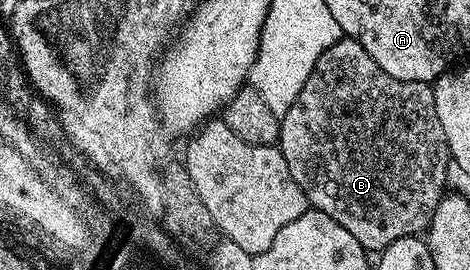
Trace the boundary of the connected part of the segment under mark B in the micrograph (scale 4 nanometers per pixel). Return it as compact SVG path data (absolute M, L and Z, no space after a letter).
M345 36L339 38L336 44L332 44L332 48L325 50L320 60L316 60L316 68L312 68L308 80L304 80L300 96L296 96L293 104L286 108L286 113L281 115L276 145L288 163L288 172L292 172L292 180L300 184L307 203L313 209L324 212L324 216L332 216L336 224L348 228L348 232L352 232L352 236L360 240L360 244L367 252L380 252L388 248L392 240L415 237L429 231L430 221L436 212L436 204L440 204L442 195L447 189L446 173L452 161L448 140L444 136L444 124L440 124L440 116L436 116L433 85L428 82L396 80L396 76L388 76L388 72L384 72L384 68L380 68L380 64L376 64L376 60L368 56L368 52L364 52L361 44Z

